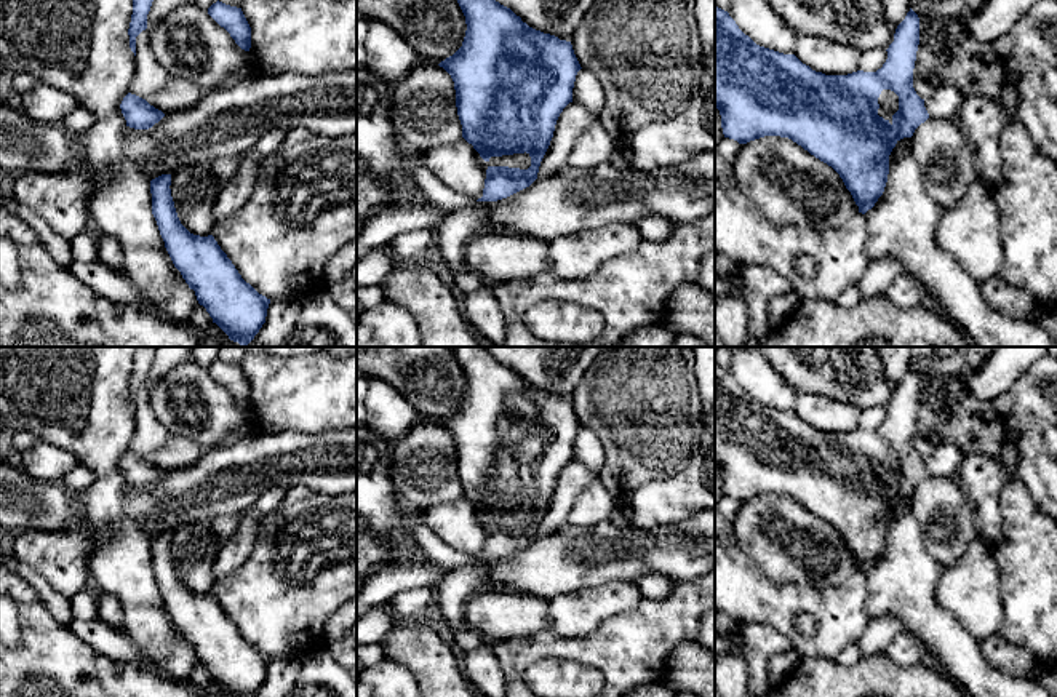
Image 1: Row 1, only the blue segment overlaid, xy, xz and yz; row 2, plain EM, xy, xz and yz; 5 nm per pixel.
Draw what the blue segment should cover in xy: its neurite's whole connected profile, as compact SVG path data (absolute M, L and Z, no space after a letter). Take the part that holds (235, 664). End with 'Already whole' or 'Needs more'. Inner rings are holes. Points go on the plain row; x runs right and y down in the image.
M171 532L150 539L152 572L174 625L229 697L254 697L270 657L241 636L213 593L193 593L181 582L170 544Z. Already whole

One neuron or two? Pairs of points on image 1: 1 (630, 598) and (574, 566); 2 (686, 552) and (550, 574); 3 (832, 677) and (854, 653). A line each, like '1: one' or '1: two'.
1: two
2: one
3: two

